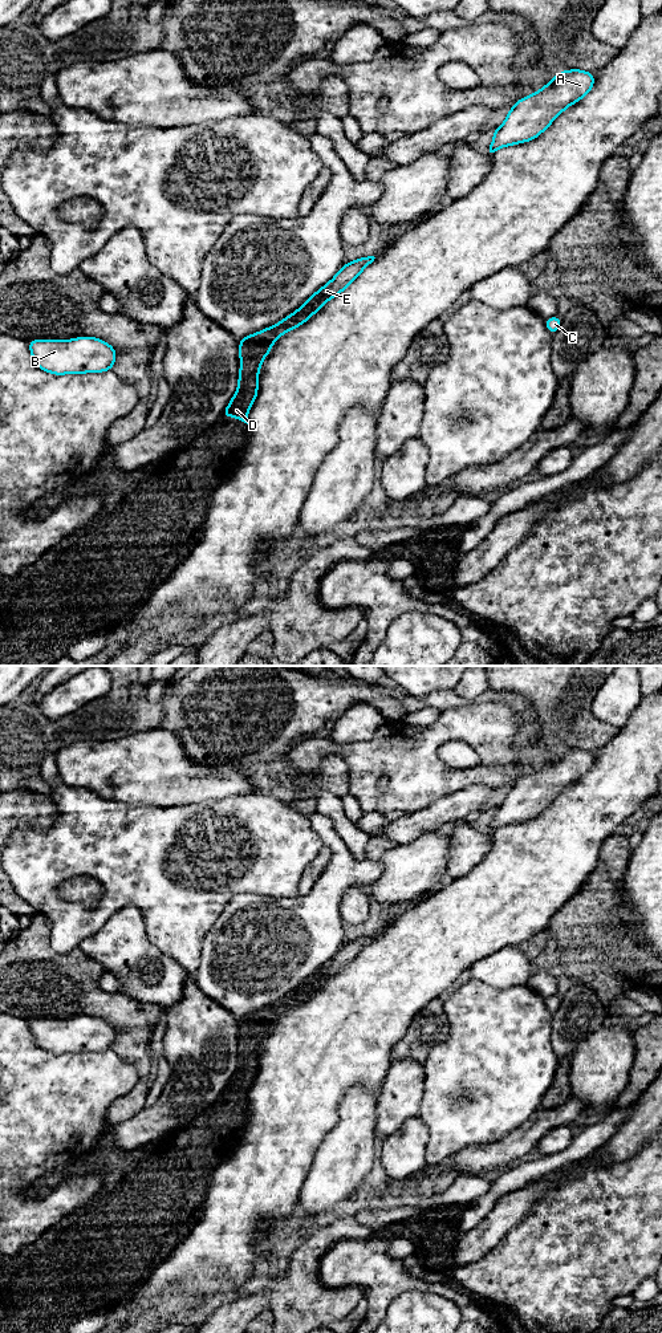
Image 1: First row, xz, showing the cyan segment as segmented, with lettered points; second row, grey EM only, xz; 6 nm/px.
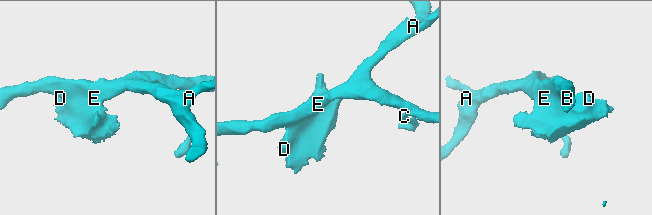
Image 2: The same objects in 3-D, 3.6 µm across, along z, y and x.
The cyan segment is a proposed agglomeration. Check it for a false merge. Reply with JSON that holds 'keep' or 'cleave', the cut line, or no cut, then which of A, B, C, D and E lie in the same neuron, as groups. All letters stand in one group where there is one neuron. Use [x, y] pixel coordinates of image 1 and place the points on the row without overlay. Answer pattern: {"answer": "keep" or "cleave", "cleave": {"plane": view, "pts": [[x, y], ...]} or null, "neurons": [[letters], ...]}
{"answer": "cleave", "cleave": {"plane": "xz", "pts": [[293, 991], [296, 995], [311, 995]]}, "neurons": [["A", "B", "C", "E"], ["D"]]}

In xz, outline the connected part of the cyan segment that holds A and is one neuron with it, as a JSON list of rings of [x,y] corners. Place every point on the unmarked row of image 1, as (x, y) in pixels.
[[[580,748],[560,751],[543,768],[525,777],[519,779],[511,788],[503,804],[494,809],[494,820],[486,833],[505,825],[533,820],[570,784],[582,779],[593,767],[594,753]]]

